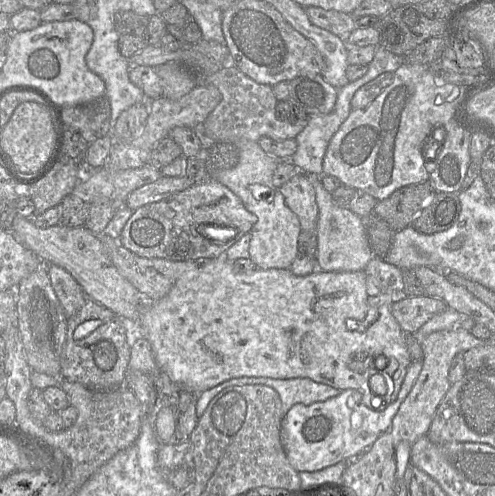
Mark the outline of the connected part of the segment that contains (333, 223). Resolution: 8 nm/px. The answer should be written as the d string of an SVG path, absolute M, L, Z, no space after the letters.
M311 177L319 214L316 226L317 253L316 265L318 270L325 272L355 272L366 268L374 257L371 249L365 220L353 213L348 207L336 205L331 193L322 185L320 177Z

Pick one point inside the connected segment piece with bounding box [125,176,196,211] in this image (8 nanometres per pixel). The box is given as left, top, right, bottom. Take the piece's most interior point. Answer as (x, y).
(165, 186)

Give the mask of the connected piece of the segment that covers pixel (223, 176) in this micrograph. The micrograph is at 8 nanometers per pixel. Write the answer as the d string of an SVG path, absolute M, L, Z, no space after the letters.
M241 141L237 142L235 146L238 149L237 163L228 169L215 169L212 177L236 194L244 207L257 217L257 222L249 232L251 234L249 259L258 269L290 269L292 262L299 254L298 237L302 228L298 217L286 205L284 196L273 184L273 174L280 160L267 154L255 141Z

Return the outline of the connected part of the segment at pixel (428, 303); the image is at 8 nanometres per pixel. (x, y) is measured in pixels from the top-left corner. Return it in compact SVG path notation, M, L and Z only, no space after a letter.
M428 295L406 297L391 304L391 312L405 333L416 333L434 315L448 306L439 298Z

